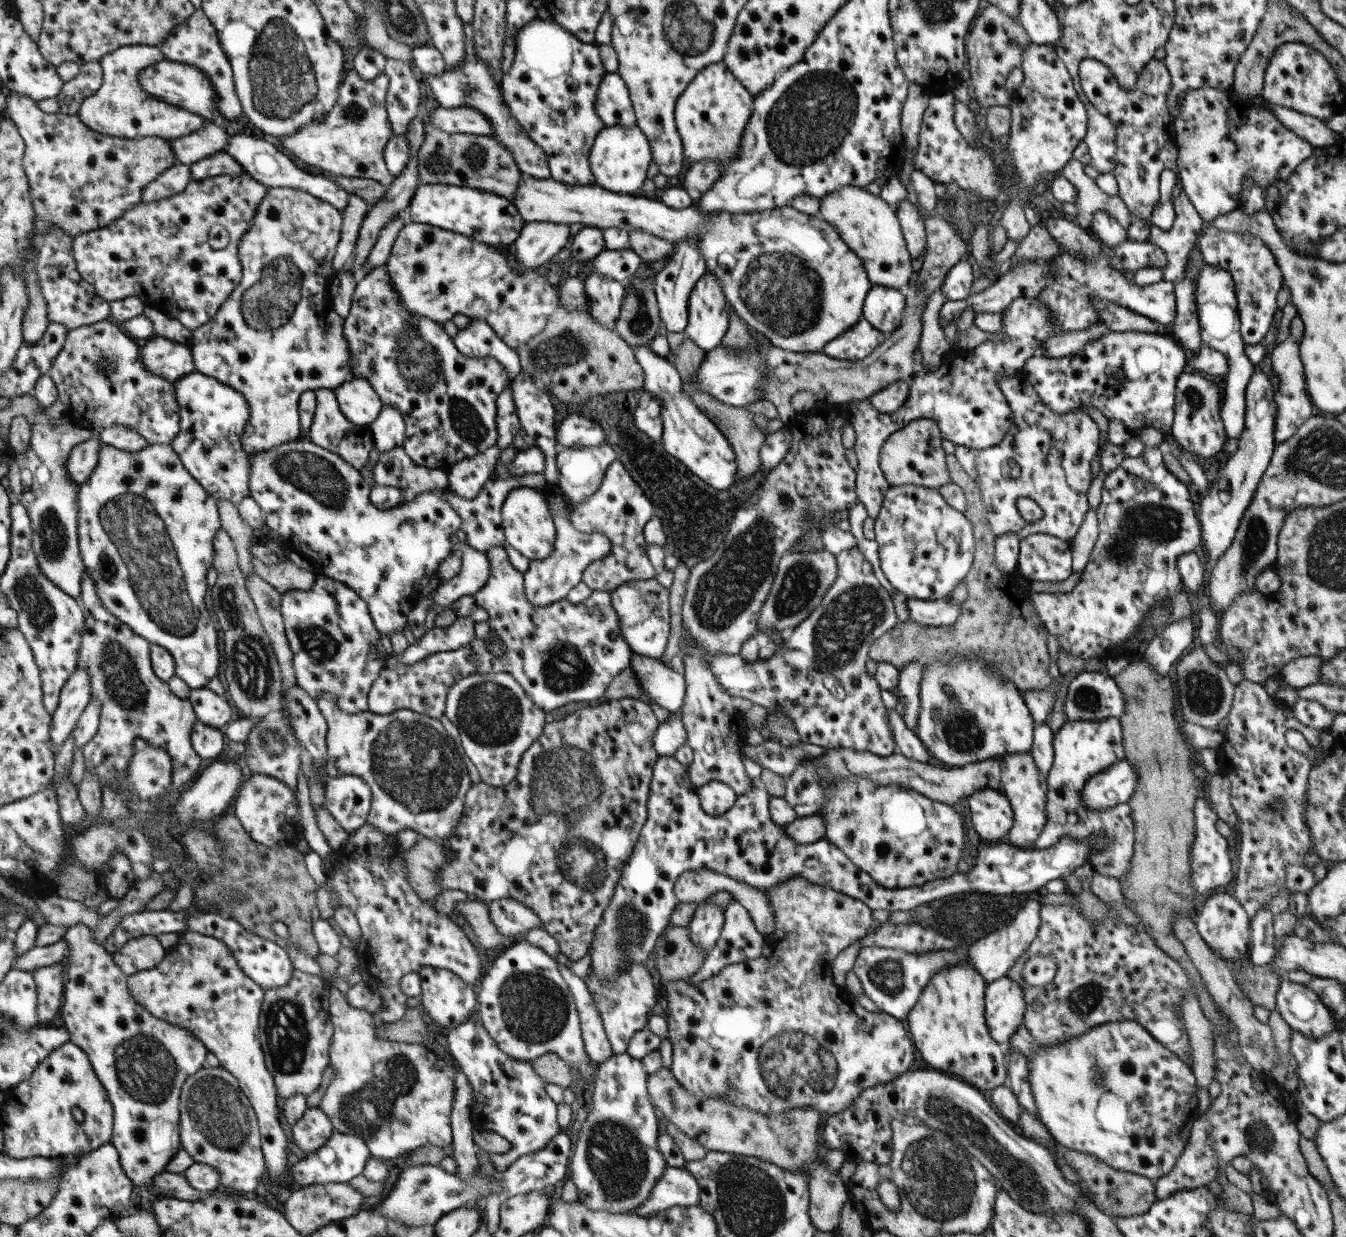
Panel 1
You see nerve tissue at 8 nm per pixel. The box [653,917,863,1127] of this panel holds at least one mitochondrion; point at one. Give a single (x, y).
(806, 1066)

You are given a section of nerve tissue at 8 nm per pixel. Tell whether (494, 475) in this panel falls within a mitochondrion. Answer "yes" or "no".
no

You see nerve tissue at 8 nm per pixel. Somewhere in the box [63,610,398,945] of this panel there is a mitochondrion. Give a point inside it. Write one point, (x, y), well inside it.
(122, 682)

